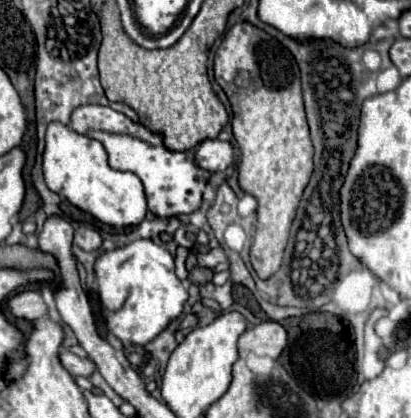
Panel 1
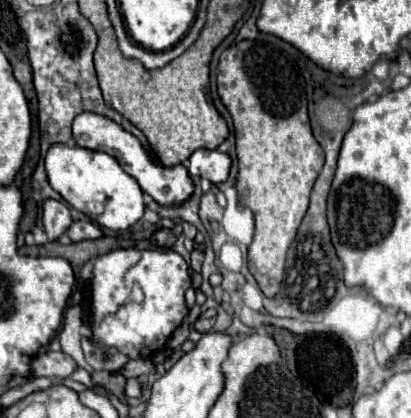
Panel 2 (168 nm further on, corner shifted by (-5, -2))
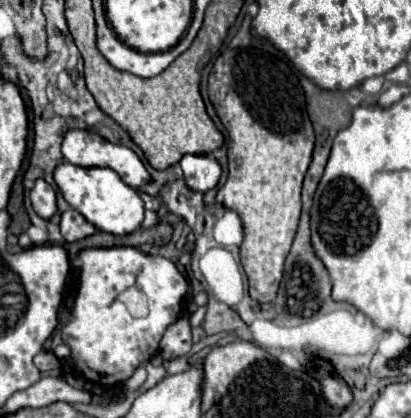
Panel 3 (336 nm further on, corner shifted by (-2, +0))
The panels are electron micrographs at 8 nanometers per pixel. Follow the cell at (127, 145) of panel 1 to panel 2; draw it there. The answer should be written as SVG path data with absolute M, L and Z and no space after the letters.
M82 112L74 118L72 124L72 132L76 138L76 144L82 148L90 148L90 150L102 150L110 156L114 156L118 160L118 164L124 168L126 174L134 176L140 184L140 188L150 194L160 206L174 206L174 204L184 204L192 194L194 194L194 182L186 170L186 166L176 164L176 166L162 166L156 160L156 154L152 150L144 150L142 142L130 134L128 130L124 130L120 124L112 122L110 118L104 118L102 114L96 112Z

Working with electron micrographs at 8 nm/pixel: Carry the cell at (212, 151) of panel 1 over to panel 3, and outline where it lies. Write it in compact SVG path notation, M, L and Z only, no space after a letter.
M183 156L181 158L181 170L183 178L189 190L193 192L205 192L217 186L221 176L221 166L211 156Z

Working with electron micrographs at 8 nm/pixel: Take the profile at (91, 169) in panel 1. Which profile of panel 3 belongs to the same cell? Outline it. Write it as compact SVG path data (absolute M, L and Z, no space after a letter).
M61 162L55 170L55 182L63 194L63 198L79 210L89 224L93 224L97 230L125 236L137 230L145 216L145 206L139 196L139 192L131 186L127 186L117 172L111 168L79 168L69 162Z

